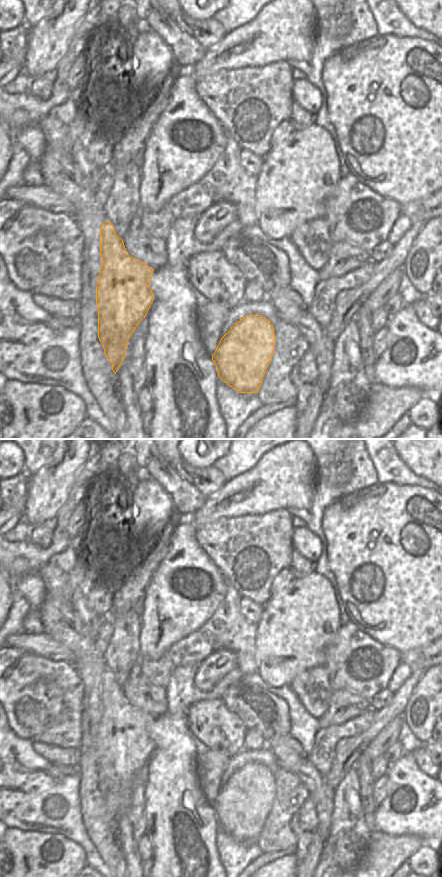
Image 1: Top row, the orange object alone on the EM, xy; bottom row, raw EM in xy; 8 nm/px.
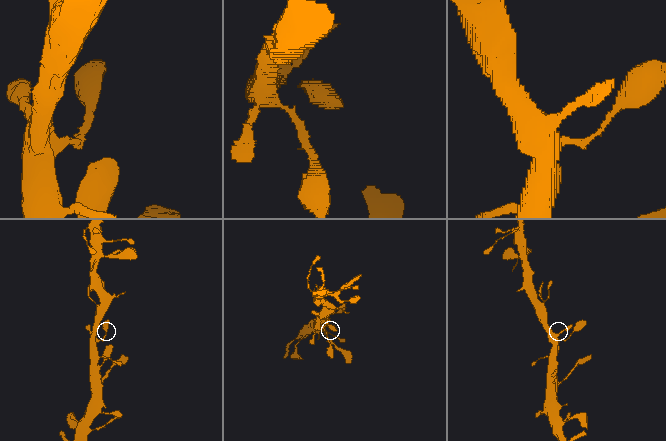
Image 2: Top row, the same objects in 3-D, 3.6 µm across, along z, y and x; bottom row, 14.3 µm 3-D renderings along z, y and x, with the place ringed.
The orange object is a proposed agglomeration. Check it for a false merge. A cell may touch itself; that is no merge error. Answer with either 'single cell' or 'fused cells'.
single cell

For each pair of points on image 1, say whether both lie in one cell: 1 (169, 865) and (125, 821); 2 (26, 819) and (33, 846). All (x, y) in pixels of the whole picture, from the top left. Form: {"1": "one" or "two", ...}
{"1": "two", "2": "two"}

